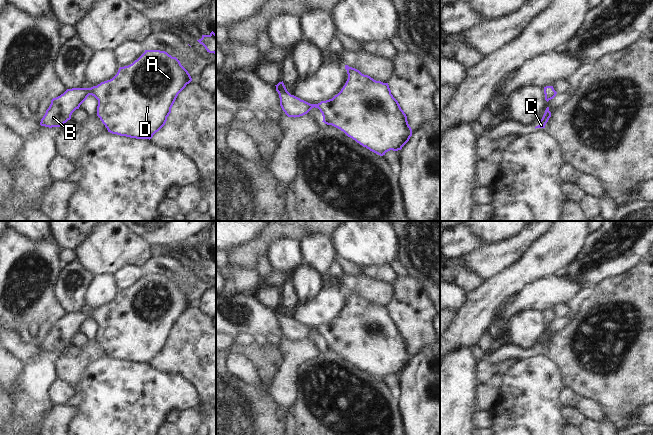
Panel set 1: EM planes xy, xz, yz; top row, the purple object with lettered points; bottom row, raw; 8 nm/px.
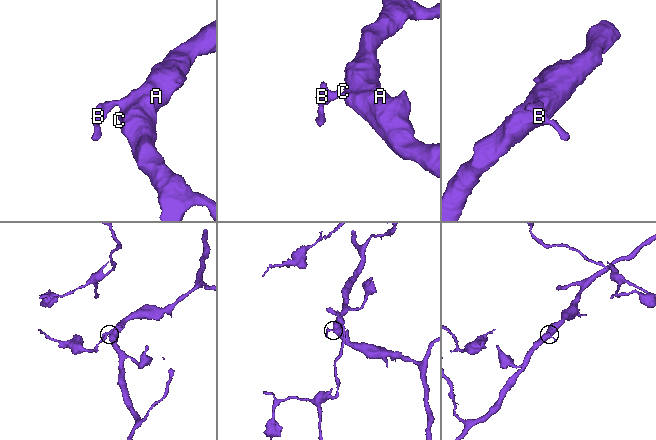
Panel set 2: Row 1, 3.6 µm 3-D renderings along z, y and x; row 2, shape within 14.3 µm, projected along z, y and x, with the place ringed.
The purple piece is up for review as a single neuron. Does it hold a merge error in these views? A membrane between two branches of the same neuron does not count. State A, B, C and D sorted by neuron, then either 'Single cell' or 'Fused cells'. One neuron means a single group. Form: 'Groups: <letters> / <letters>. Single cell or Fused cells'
Groups: A B C D. Single cell.

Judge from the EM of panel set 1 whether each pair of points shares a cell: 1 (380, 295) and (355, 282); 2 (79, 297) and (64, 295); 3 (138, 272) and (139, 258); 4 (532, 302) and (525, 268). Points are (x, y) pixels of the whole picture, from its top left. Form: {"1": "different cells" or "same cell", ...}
{"1": "same cell", "2": "same cell", "3": "different cells", "4": "different cells"}

